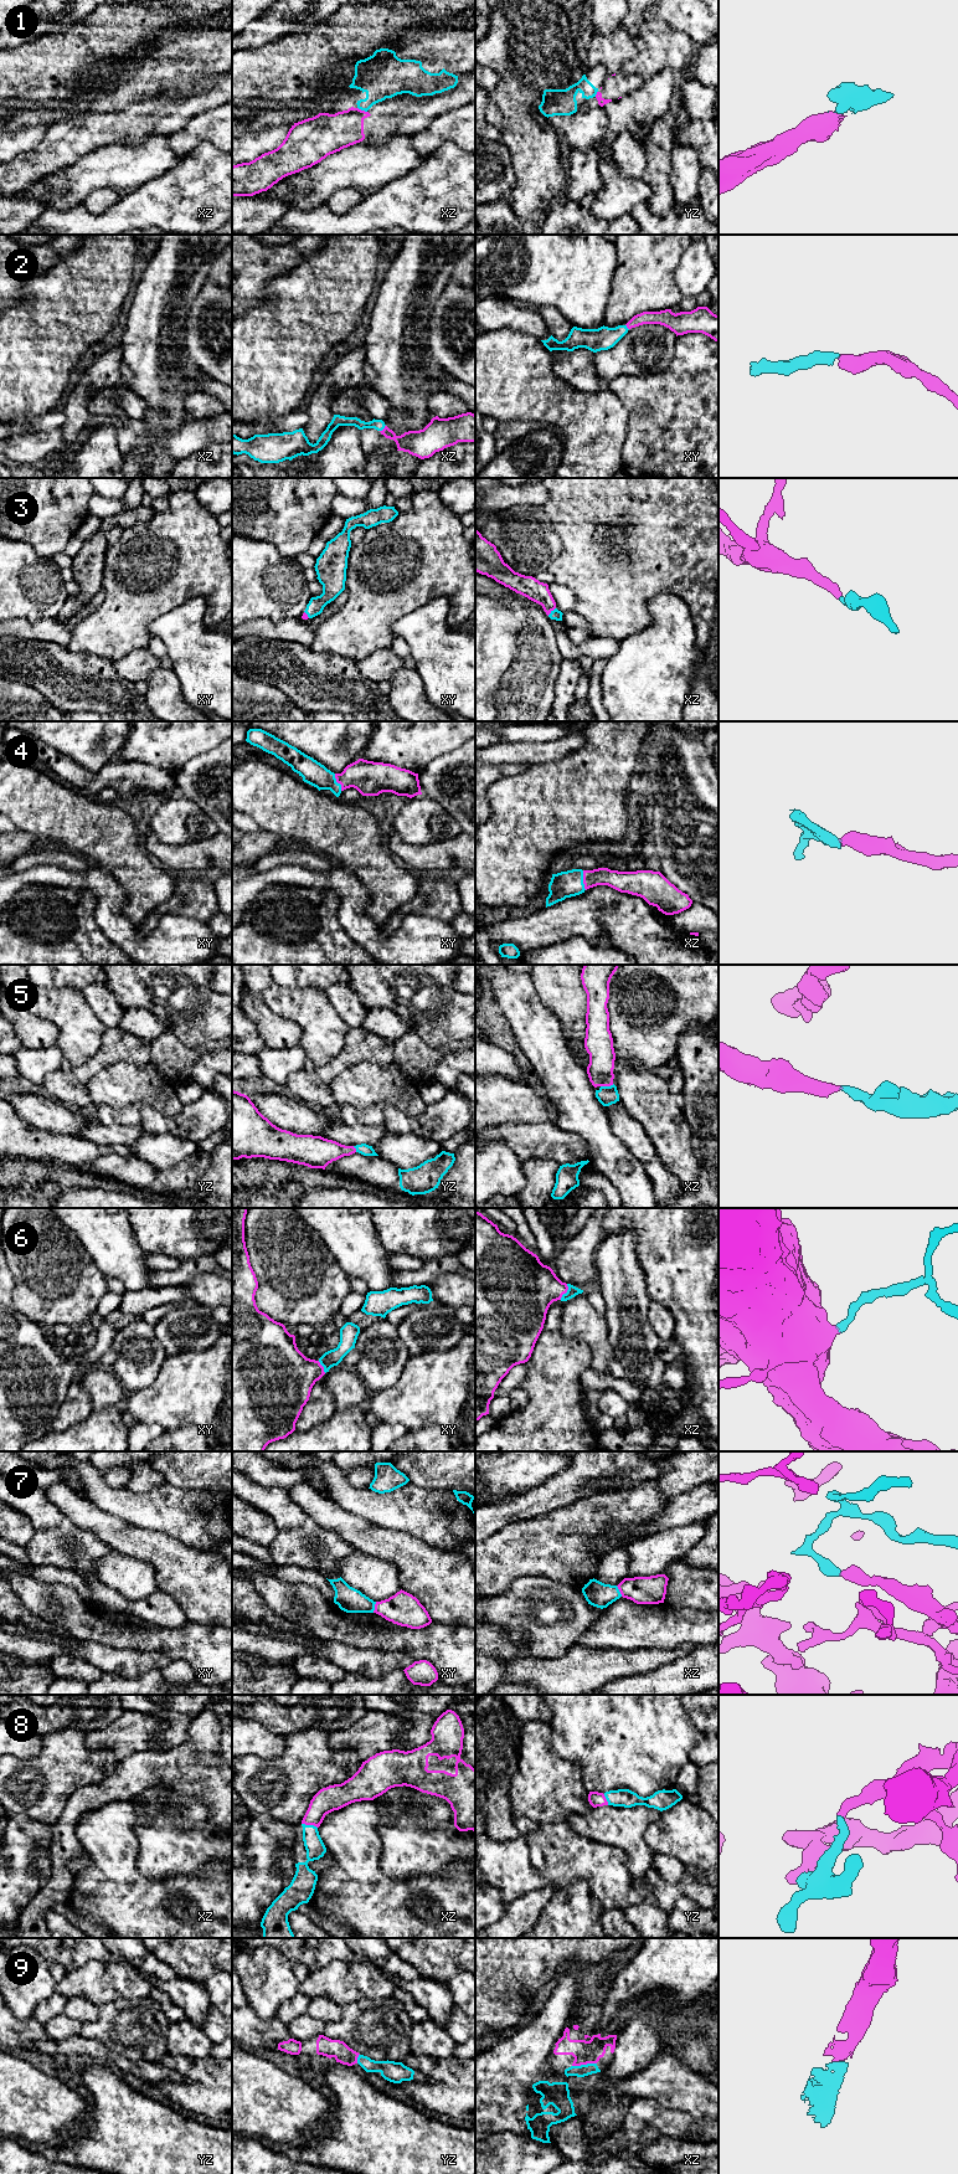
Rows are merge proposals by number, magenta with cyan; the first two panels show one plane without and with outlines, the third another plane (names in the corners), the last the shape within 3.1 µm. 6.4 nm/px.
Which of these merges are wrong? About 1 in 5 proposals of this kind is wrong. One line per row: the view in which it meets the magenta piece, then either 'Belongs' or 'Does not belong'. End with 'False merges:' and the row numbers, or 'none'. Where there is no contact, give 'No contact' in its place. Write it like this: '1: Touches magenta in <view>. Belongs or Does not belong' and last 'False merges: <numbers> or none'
1: Touches magenta in xz. Does not belong
2: Touches magenta in xz. Belongs
3: Touches magenta in xz. Belongs
4: Touches magenta in xz. Belongs
5: Touches magenta in xz. Belongs
6: Touches magenta in xz. Belongs
7: Touches magenta in xy. Belongs
8: Touches magenta in xz. Belongs
9: Touches magenta in xz. Belongs
False merges: 1

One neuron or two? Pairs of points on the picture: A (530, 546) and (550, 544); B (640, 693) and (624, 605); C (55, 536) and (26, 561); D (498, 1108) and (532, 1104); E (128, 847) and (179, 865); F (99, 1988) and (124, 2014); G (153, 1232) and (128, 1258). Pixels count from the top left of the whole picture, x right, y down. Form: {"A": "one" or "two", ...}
{"A": "one", "B": "two", "C": "two", "D": "one", "E": "two", "F": "two", "G": "two"}

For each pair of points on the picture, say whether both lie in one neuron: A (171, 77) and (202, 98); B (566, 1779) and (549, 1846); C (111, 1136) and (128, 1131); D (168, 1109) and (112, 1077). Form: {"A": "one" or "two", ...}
{"A": "two", "B": "two", "C": "one", "D": "one"}

